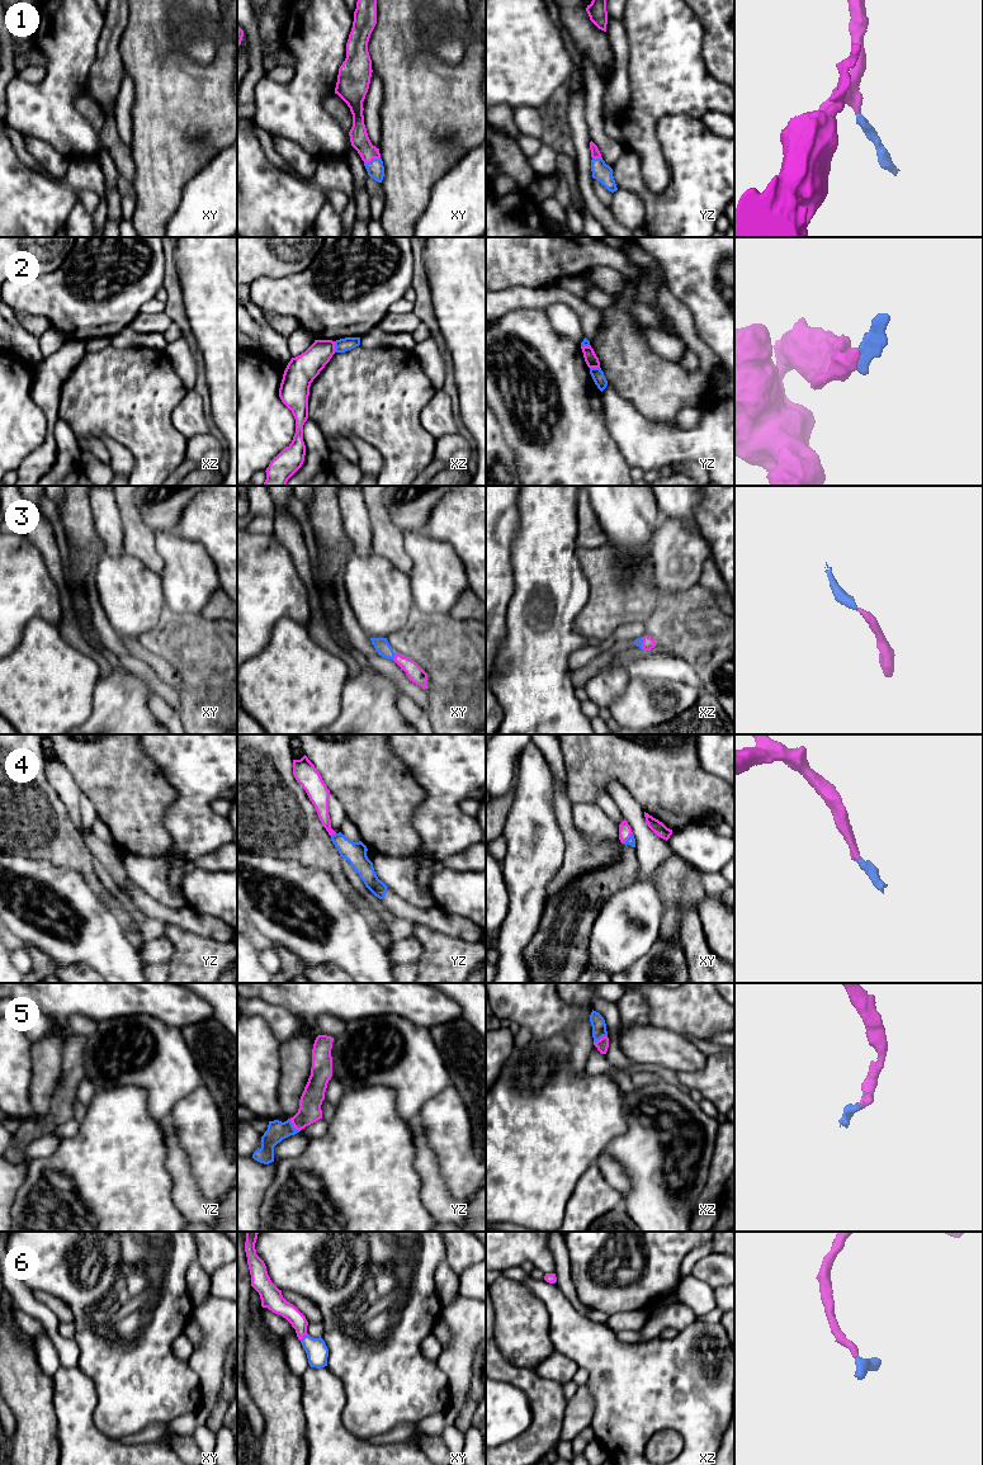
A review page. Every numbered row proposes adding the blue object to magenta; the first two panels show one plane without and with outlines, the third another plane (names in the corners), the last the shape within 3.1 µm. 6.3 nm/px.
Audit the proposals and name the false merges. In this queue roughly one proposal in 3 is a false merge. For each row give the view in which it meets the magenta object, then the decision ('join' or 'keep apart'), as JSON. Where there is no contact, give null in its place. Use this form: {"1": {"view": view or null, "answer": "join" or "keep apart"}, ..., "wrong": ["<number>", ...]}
{"1": {"view": "xy", "answer": "join"}, "2": {"view": "xz", "answer": "keep apart"}, "3": {"view": "xy", "answer": "join"}, "4": {"view": "yz", "answer": "join"}, "5": {"view": "yz", "answer": "join"}, "6": {"view": "xy", "answer": "join"}, "wrong": ["2"]}

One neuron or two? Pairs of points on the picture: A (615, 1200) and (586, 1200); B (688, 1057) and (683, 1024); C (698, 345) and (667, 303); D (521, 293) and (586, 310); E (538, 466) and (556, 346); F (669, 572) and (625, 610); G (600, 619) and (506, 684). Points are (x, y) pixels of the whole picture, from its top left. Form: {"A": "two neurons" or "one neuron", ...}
{"A": "one neuron", "B": "two neurons", "C": "one neuron", "D": "one neuron", "E": "one neuron", "F": "two neurons", "G": "two neurons"}

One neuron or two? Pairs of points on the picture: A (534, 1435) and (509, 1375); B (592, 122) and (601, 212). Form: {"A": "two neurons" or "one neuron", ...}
{"A": "one neuron", "B": "two neurons"}

